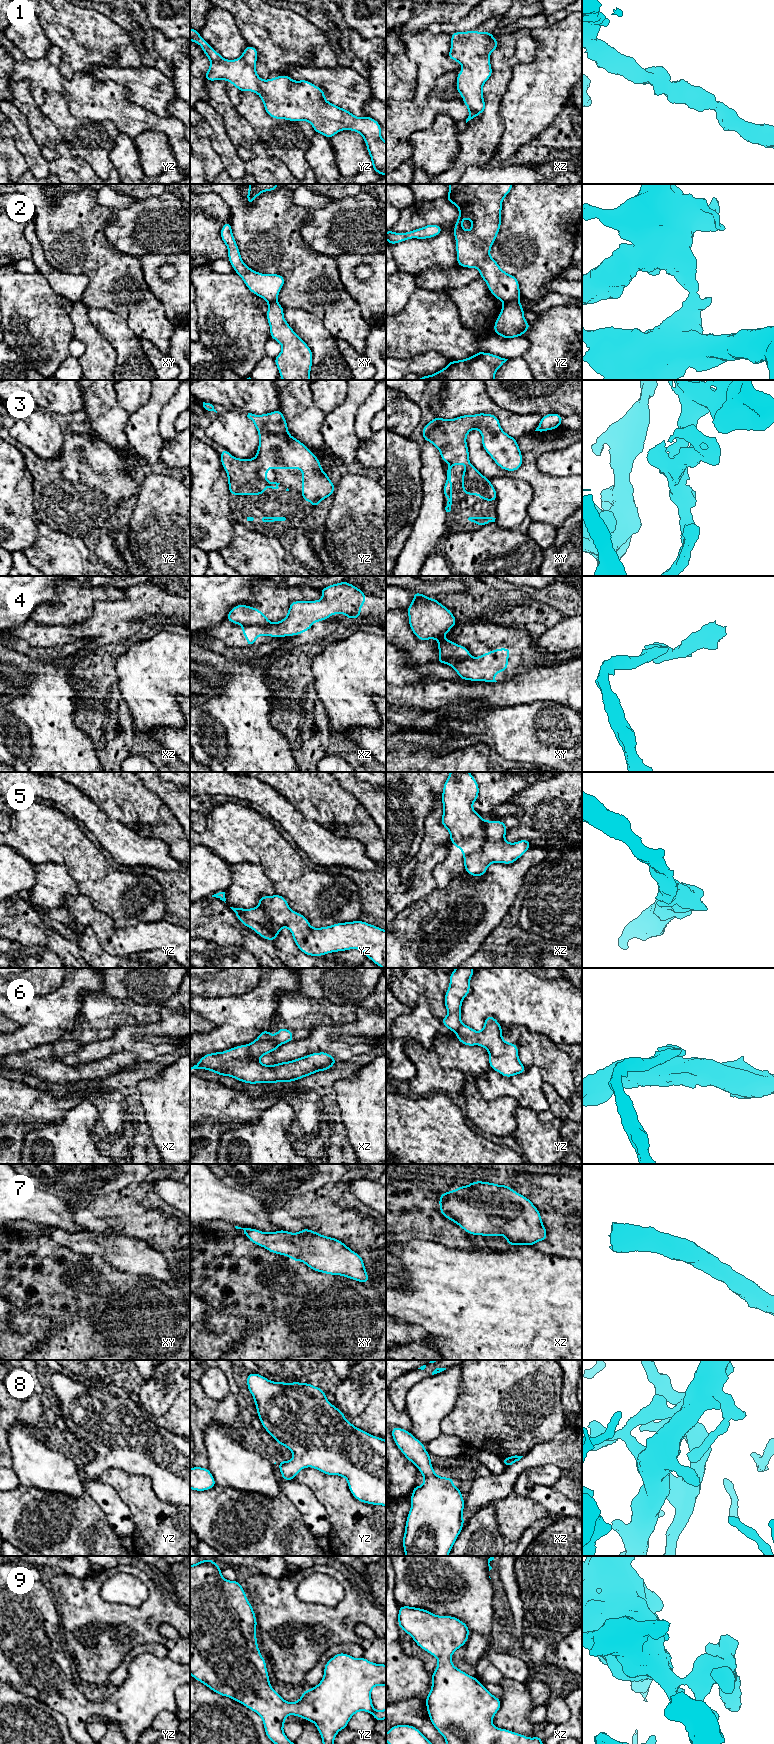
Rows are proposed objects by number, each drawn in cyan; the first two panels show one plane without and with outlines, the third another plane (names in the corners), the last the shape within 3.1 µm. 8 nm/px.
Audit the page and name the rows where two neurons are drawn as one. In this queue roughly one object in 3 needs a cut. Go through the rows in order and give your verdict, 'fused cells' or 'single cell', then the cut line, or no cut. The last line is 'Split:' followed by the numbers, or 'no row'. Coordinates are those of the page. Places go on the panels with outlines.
1: single cell | no cut
2: fused cells | yz (518, 301), (507, 301), (504, 303)
3: single cell | no cut
4: fused cells | xz (271, 623), (265, 626), (242, 626)
5: fused cells | yz (240, 920), (253, 920), (268, 928), (270, 927)
6: fused cells | xz (256, 1039), (274, 1040), (280, 1044)
7: single cell | no cut
8: single cell | no cut
9: single cell | no cut
Split: 2, 4, 5, 6

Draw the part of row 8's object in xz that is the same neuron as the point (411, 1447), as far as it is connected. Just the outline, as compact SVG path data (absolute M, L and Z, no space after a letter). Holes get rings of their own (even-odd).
M393 1427L391 1434L396 1446L424 1477L421 1486L413 1487L413 1494L409 1499L411 1509L407 1515L402 1541L405 1556L448 1556L464 1526L465 1502L461 1490L454 1486L454 1477L446 1478L435 1474L425 1444L409 1431Z

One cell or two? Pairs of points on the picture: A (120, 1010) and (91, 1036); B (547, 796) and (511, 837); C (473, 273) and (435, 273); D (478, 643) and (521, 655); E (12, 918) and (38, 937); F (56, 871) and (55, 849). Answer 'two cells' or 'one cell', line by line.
A: one cell
B: one cell
C: one cell
D: one cell
E: one cell
F: two cells

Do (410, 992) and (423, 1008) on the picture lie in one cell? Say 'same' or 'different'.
different

